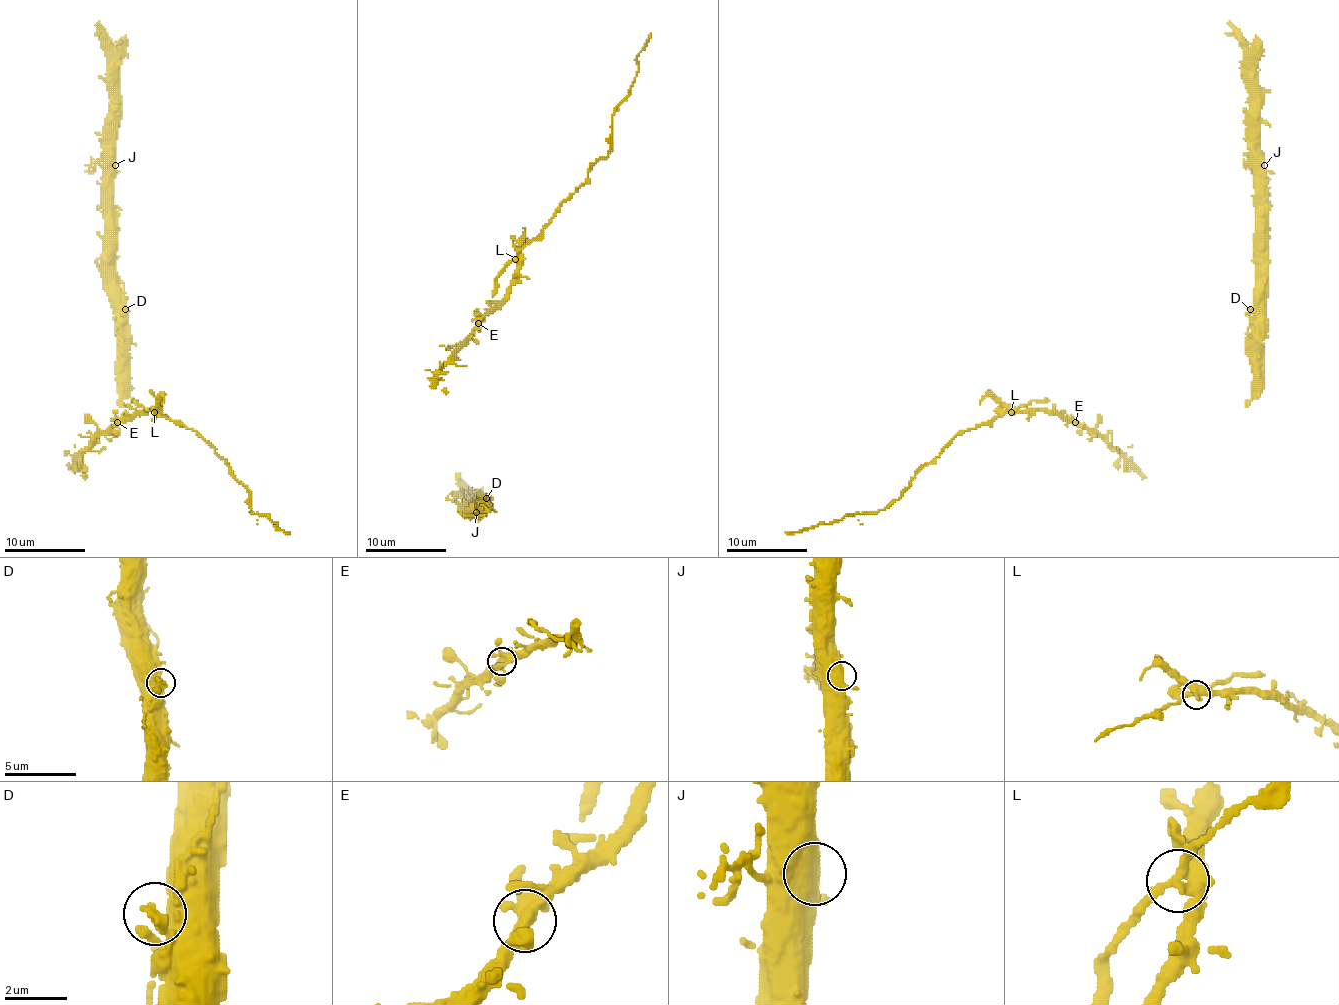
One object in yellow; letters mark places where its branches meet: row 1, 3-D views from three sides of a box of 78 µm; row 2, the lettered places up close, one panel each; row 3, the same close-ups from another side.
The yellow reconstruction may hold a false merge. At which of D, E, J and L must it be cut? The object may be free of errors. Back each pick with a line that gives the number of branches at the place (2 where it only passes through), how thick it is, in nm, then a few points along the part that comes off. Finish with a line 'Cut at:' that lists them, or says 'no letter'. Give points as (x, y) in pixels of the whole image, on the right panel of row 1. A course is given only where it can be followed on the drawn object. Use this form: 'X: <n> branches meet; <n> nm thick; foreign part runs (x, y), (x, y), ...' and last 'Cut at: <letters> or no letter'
L: 5 branches meet; 360 nm thick; foreign part runs (1010, 412), (962, 431), (915, 475), (905, 491), (882, 510), (785, 532)
Cut at: L

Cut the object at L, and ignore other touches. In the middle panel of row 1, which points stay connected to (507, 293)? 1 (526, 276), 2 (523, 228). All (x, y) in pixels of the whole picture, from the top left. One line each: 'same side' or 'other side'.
1: same side
2: same side

